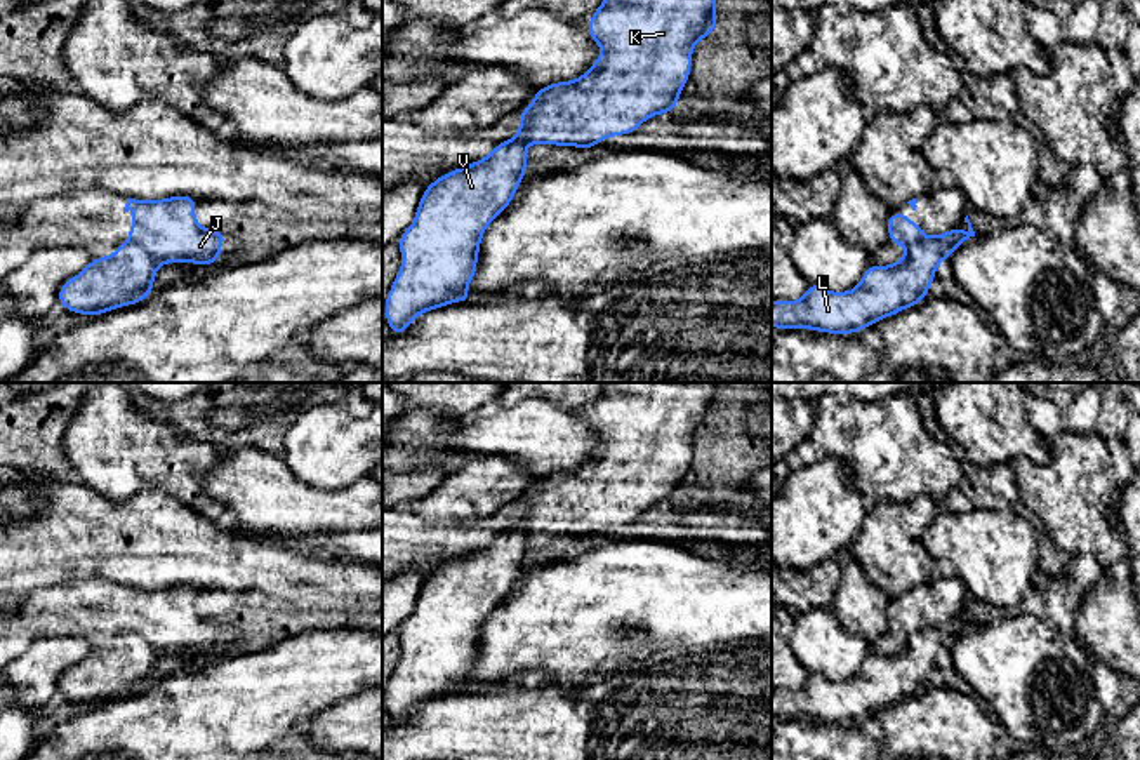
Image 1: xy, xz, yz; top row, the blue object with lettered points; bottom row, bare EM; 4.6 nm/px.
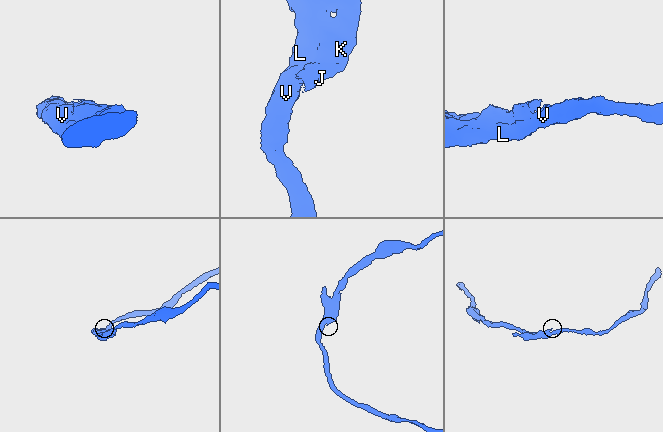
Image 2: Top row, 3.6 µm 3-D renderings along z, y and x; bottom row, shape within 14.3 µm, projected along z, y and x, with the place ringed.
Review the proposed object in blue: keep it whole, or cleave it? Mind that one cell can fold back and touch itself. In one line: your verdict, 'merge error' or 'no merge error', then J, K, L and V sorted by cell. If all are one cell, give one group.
merge error; J K / L V

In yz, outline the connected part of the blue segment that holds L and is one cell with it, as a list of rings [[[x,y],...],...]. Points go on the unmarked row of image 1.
[[[968,605],[964,612],[966,621],[958,616],[938,626],[926,626],[890,656],[869,654],[853,680],[831,682],[822,673],[808,673],[806,683],[798,690],[772,689],[772,717],[857,723],[919,694],[928,685],[937,656],[975,626]]]

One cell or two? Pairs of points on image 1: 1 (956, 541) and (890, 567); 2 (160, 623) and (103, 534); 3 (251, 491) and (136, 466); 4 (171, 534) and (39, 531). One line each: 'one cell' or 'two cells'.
1: two cells
2: two cells
3: two cells
4: one cell

